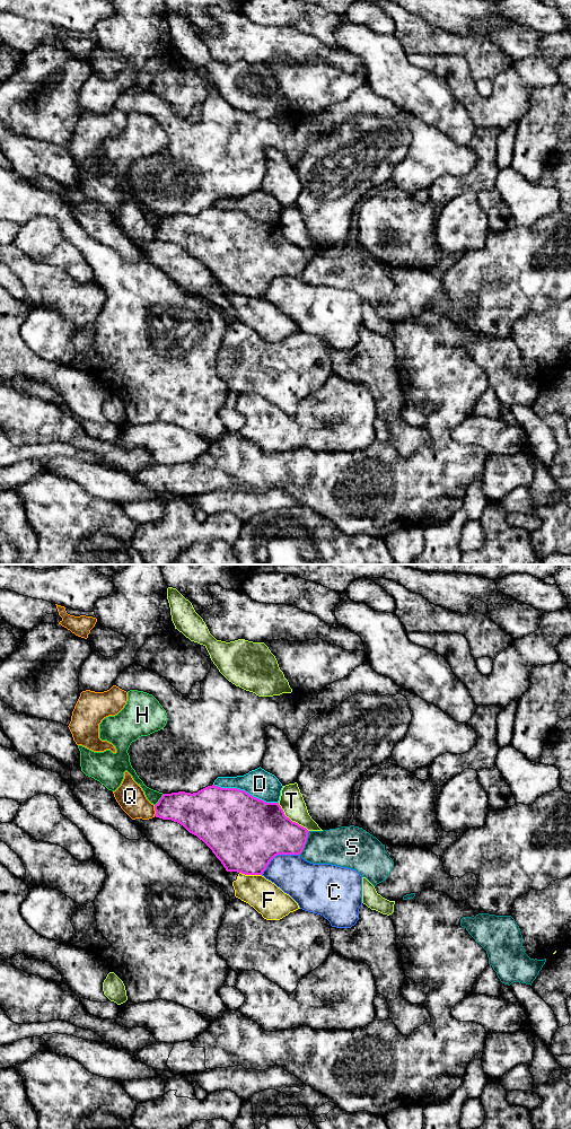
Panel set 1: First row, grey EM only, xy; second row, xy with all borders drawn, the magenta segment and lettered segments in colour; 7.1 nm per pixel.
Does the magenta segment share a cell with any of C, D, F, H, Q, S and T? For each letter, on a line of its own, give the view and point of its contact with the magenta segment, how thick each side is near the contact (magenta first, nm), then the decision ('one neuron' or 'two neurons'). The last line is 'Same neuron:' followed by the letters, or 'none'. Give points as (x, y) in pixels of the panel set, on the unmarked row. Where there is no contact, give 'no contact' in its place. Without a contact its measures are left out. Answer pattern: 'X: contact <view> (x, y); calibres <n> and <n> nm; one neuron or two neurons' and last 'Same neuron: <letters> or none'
C: contact xy (278, 276); calibres 480 and 280 nm; two neurons
D: contact xy (245, 213); calibres 480 and 200 nm; two neurons
F: contact xy (251, 296); calibres 460 and 240 nm; two neurons
H: contact xy (159, 221); calibres 260 and 90 nm; two neurons
Q: contact xy (155, 232); calibres 240 and 200 nm; two neurons
S: contact xy (306, 263); calibres 320 and 260 nm; two neurons
T: contact xy (290, 242); calibres 440 and 170 nm; two neurons
Same neuron: none

